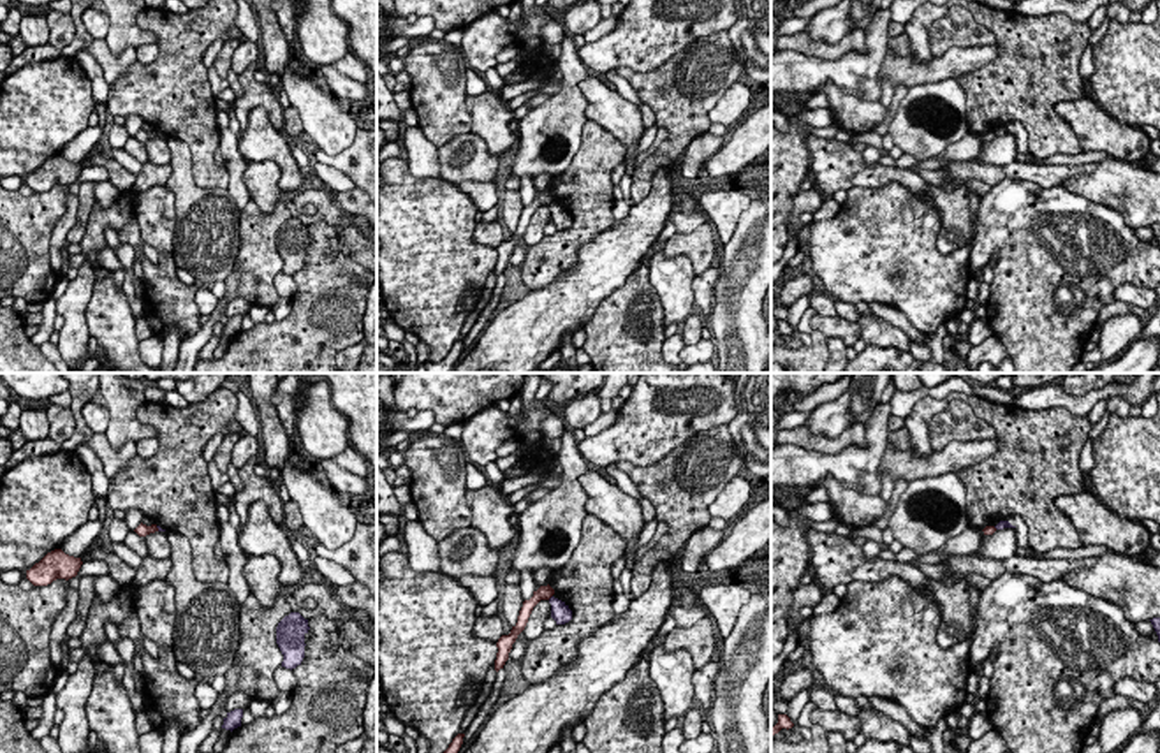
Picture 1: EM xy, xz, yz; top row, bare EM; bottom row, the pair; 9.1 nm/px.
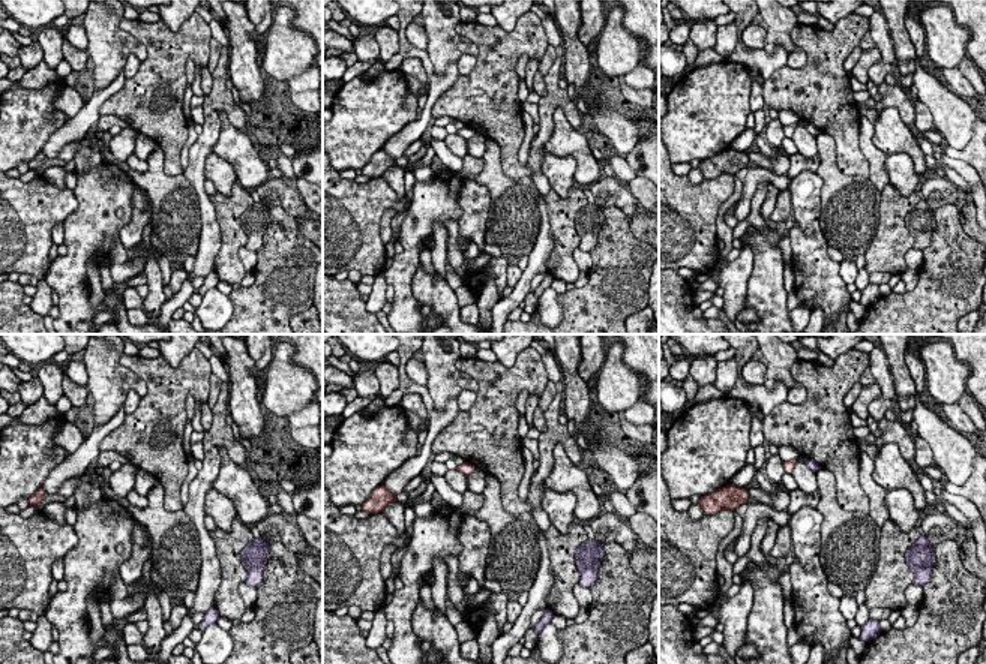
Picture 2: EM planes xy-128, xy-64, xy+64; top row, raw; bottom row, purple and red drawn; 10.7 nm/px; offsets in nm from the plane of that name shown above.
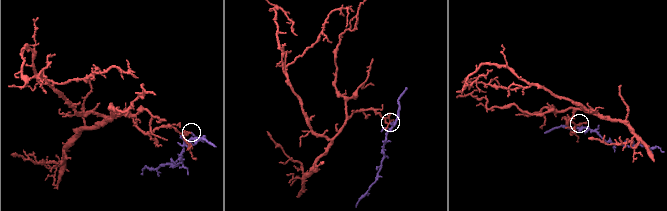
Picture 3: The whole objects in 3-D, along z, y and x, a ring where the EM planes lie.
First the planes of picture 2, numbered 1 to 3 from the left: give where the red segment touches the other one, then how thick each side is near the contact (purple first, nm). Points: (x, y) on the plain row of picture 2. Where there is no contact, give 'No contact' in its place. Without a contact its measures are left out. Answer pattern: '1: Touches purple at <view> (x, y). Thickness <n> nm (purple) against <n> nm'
1: No contact
2: No contact
3: No contact

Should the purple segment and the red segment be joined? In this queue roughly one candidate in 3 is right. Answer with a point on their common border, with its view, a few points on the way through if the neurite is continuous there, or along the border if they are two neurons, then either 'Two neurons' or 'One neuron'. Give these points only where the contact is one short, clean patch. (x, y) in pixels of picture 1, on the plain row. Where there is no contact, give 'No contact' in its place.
Touches purple at xy (157, 132). Boundary: xy (155, 132), (159, 136). Two neurons

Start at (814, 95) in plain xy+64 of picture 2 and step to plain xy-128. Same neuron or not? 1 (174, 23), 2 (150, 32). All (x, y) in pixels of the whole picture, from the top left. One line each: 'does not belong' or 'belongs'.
1: does not belong
2: belongs

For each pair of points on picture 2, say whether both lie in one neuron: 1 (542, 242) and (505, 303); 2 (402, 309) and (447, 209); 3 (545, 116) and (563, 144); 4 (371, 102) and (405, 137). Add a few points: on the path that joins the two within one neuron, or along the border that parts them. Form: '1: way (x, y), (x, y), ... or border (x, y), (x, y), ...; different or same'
1: way (538, 258), (521, 290); same
2: way (402, 282), (413, 234), (420, 227); same
3: border (560, 107), (553, 116), (553, 134), (545, 152); different
4: border (414, 117), (381, 147); different

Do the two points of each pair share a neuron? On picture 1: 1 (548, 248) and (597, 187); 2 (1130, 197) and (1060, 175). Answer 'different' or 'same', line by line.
1: same
2: different

